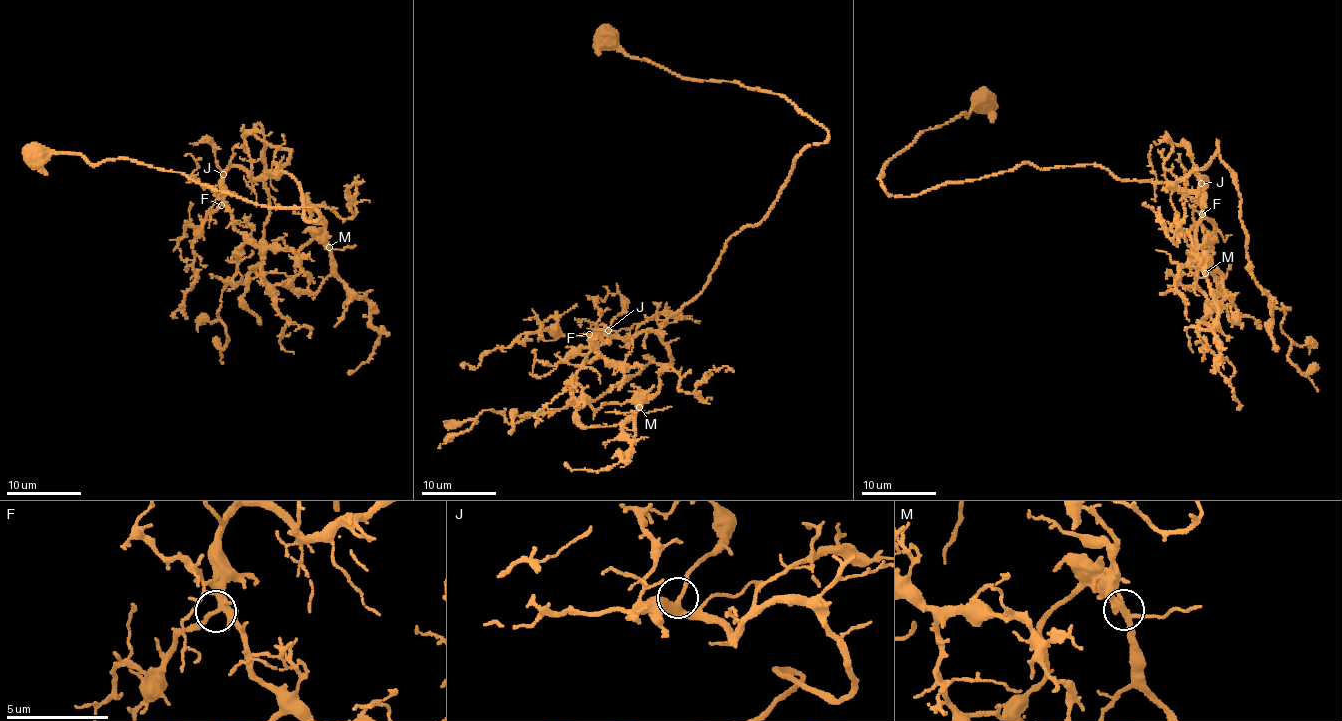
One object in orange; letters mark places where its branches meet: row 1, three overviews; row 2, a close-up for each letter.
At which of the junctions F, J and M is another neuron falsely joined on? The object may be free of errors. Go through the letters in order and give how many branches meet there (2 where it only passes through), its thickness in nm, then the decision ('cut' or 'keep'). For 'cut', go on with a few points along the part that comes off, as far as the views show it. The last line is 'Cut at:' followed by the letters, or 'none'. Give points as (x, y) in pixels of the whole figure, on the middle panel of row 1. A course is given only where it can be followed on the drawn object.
F: branches 3; calibre 260 nm; keep
J: branches 3; calibre 280 nm; keep
M: branches 3; calibre 280 nm; cut; course (639, 408), (621, 425), (630, 448), (618, 456), (620, 461), (595, 471), (573, 470), (565, 462)
Cut at: M

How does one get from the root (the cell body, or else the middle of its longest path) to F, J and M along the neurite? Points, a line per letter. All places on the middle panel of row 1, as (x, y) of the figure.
F: (607, 36), (681, 77), (783, 95), (828, 136), (659, 328), (629, 343), (589, 334)
J: (607, 36), (681, 77), (783, 95), (828, 136), (730, 237), (702, 291), (629, 343), (608, 330)
M: (607, 36), (681, 77), (783, 95), (828, 136), (659, 328), (590, 335), (585, 402), (639, 408)

